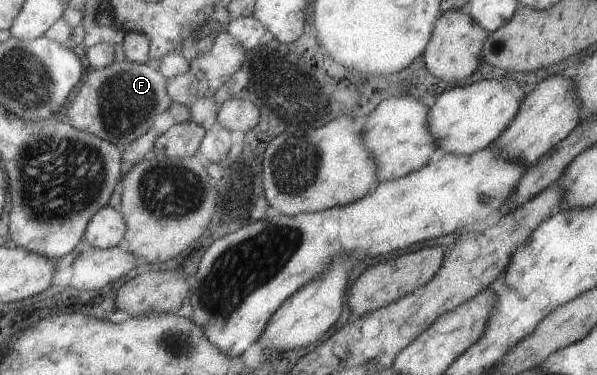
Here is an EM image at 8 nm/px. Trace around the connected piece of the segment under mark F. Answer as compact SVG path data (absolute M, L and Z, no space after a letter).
M116 61L87 74L86 81L78 88L63 115L70 116L72 124L84 132L98 134L116 146L129 146L144 136L156 118L172 106L171 94L166 89L168 77L169 72L152 63Z

